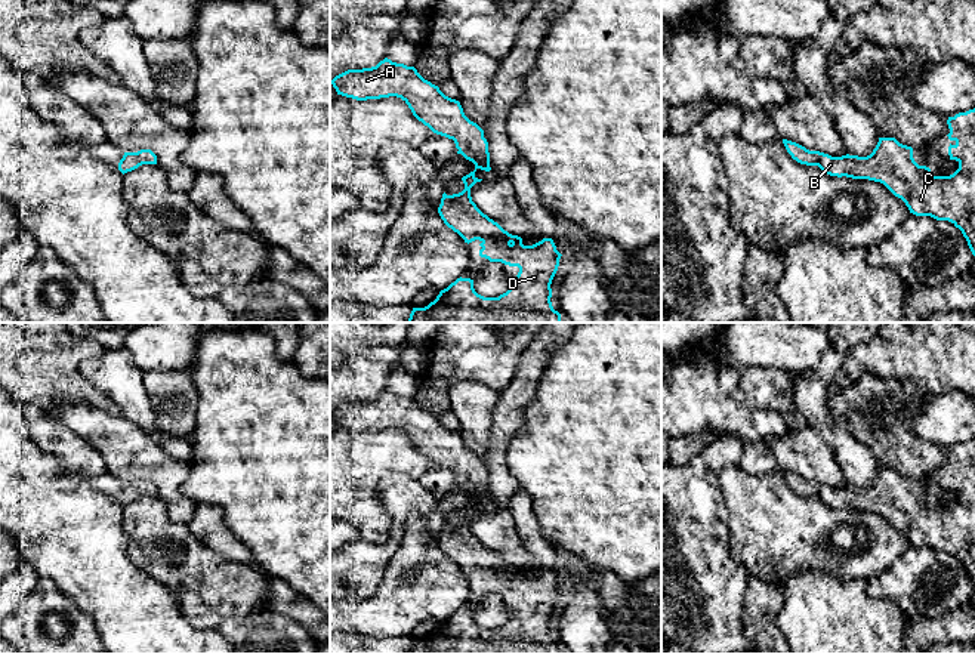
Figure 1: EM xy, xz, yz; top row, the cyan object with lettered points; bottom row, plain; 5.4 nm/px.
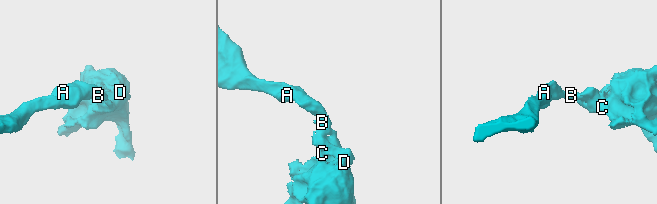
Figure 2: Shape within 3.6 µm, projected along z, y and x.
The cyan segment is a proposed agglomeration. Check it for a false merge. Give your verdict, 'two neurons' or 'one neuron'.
one neuron

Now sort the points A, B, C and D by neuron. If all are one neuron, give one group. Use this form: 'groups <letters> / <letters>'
groups A B C D

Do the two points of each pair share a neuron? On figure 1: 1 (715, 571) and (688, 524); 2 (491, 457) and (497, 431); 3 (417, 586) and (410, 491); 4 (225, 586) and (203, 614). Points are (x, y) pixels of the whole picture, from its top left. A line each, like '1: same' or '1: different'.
1: same
2: same
3: different
4: same

